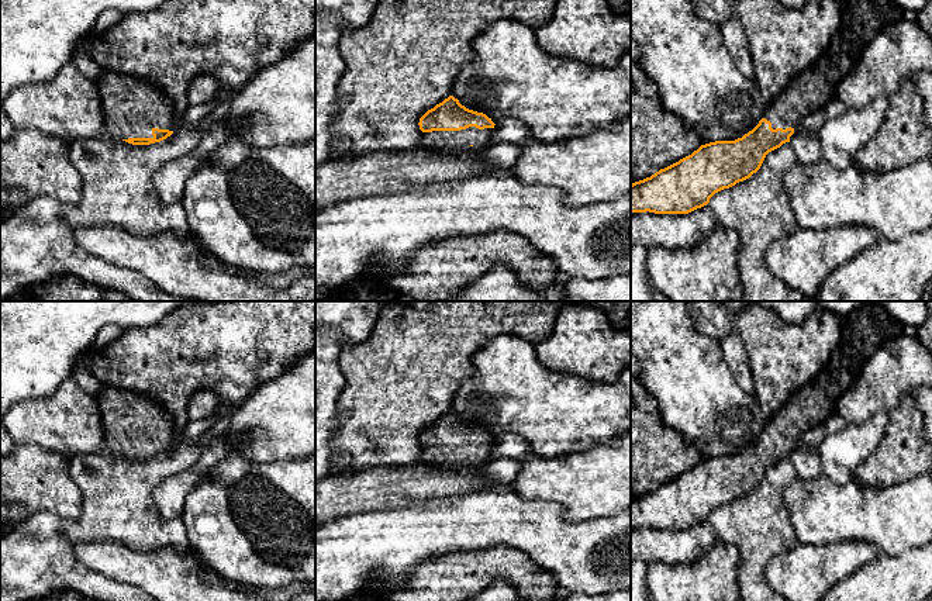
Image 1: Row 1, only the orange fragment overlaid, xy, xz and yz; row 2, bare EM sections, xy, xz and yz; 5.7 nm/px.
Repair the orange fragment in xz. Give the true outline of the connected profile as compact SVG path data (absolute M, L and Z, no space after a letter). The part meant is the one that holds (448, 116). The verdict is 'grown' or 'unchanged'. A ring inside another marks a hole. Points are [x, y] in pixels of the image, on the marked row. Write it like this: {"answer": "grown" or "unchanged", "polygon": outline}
{"answer": "grown", "polygon": "M449 96L420 118L424 151L455 159L470 158L486 151L491 142L494 122L483 113L466 108Z"}

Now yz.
{"answer": "grown", "polygon": "M845 0L842 1L840 27L822 55L777 96L766 104L759 124L735 141L715 141L701 145L691 155L660 169L650 177L631 184L631 213L688 214L710 203L710 198L756 173L766 155L783 144L802 127L804 117L826 106L838 97L838 77L855 68L864 48L873 38L911 17L890 0Z"}

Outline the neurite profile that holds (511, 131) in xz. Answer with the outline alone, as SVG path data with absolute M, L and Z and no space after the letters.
M510 118L494 125L490 142L521 145L531 138L531 129L524 122Z

